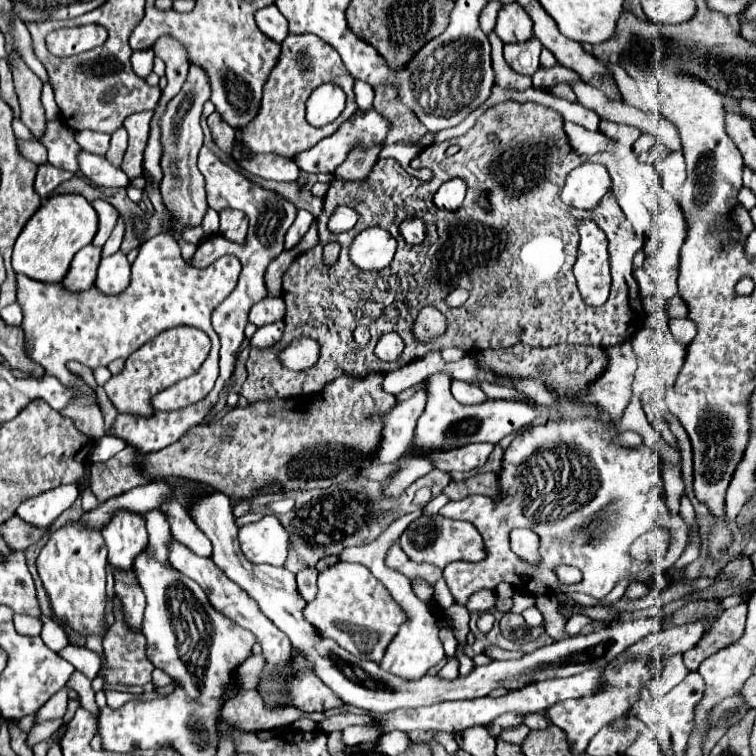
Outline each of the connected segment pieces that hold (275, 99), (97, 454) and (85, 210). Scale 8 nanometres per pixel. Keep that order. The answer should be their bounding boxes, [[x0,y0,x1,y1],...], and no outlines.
[[237,34,357,158],[89,436,127,462],[13,194,97,282]]

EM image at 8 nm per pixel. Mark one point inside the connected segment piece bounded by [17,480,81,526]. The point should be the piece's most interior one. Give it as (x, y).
(42, 510)

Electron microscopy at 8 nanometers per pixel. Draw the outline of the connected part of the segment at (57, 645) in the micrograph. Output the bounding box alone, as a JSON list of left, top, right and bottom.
[41,616,69,652]

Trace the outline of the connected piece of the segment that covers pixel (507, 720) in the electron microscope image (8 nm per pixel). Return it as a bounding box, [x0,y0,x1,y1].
[491,714,523,736]

